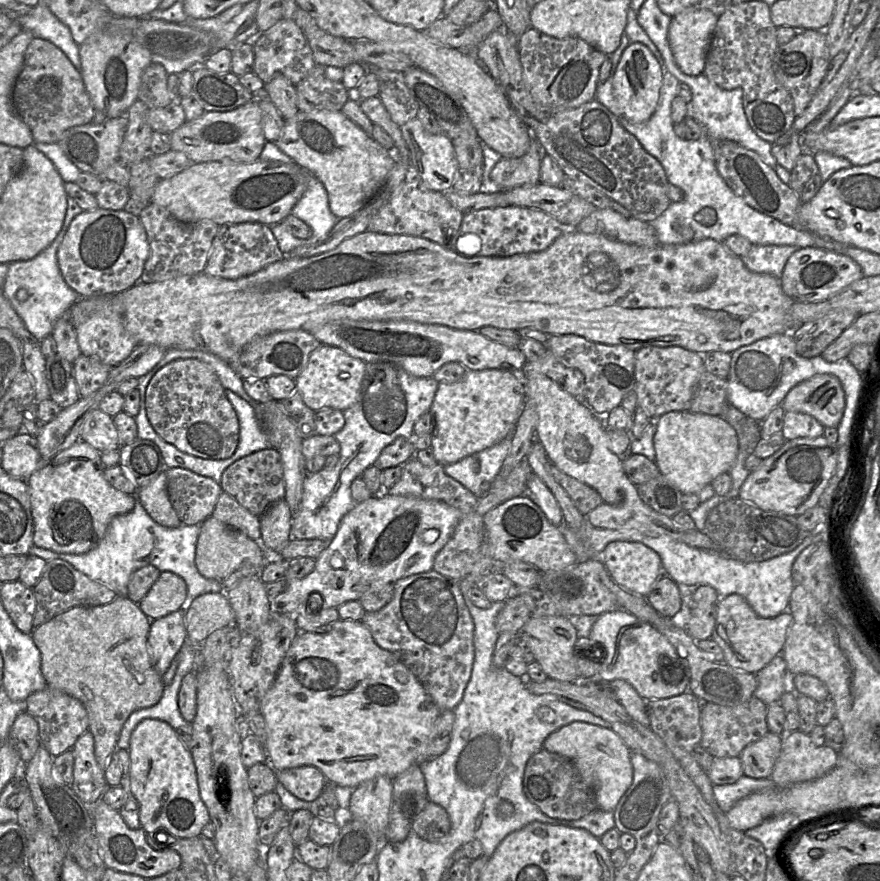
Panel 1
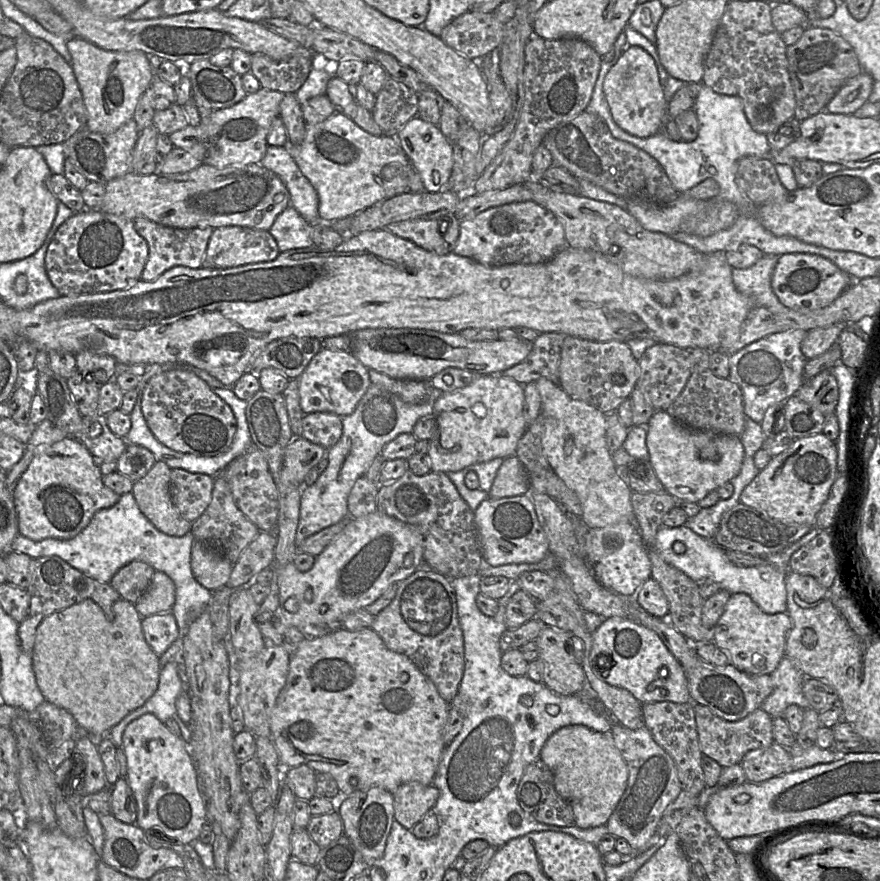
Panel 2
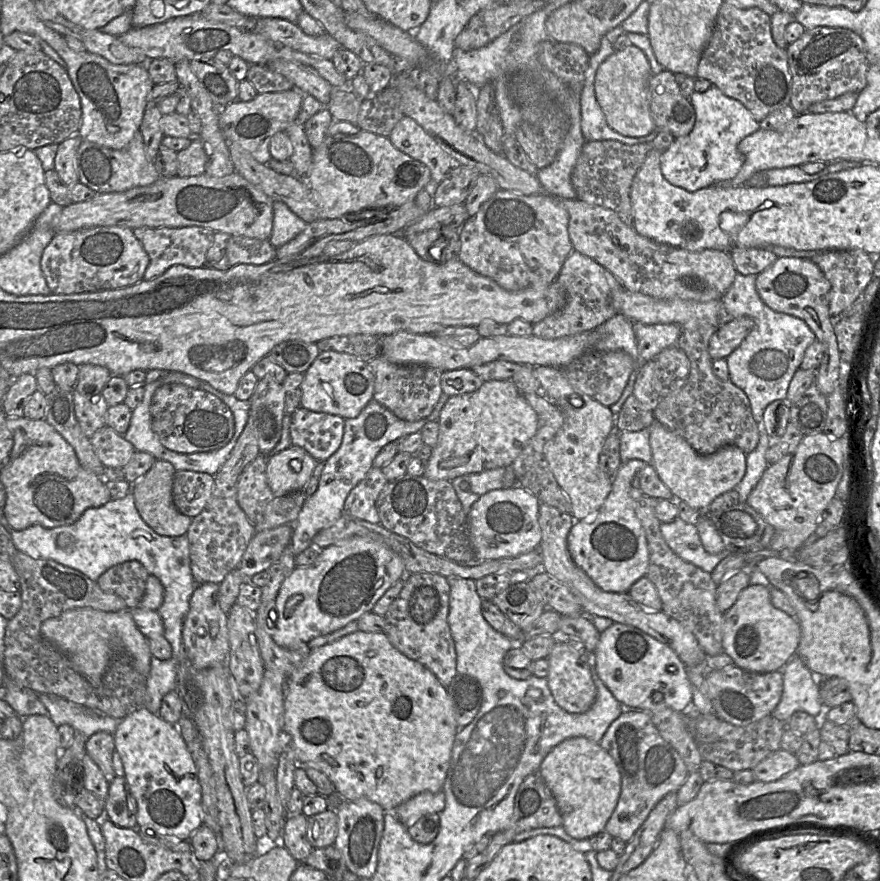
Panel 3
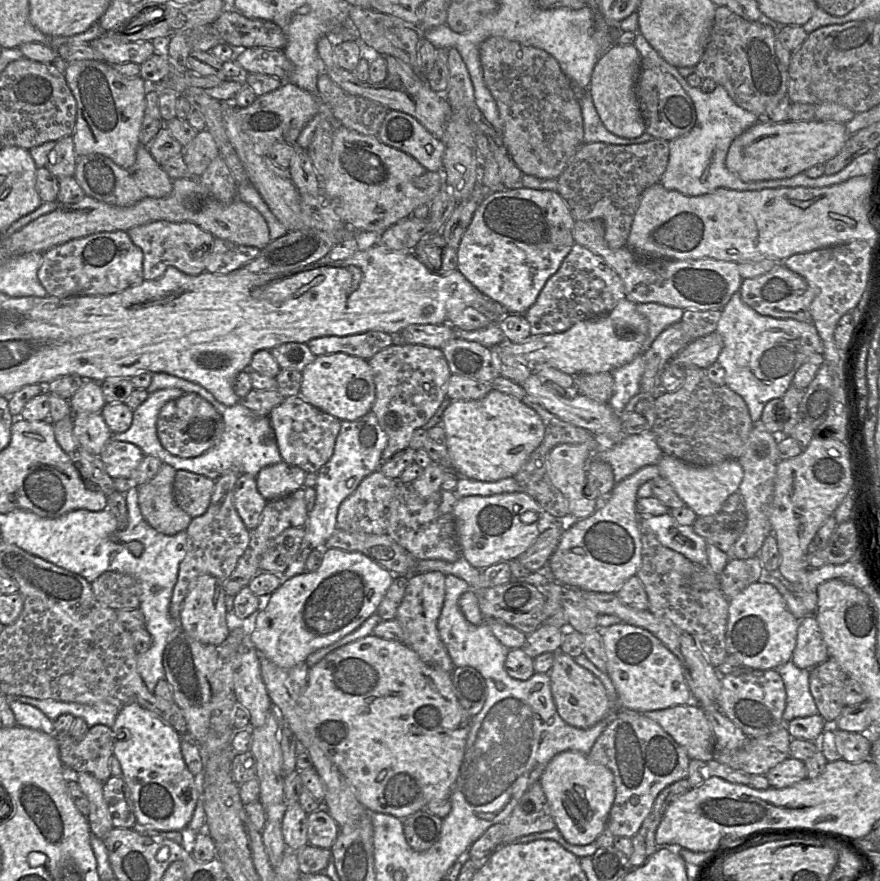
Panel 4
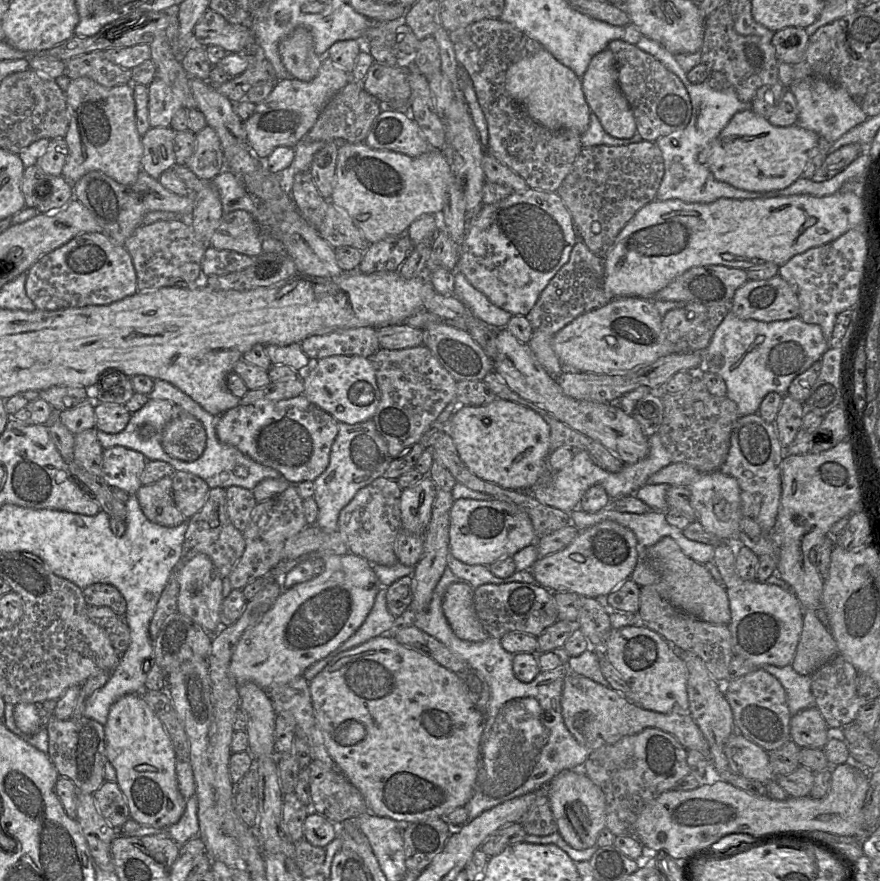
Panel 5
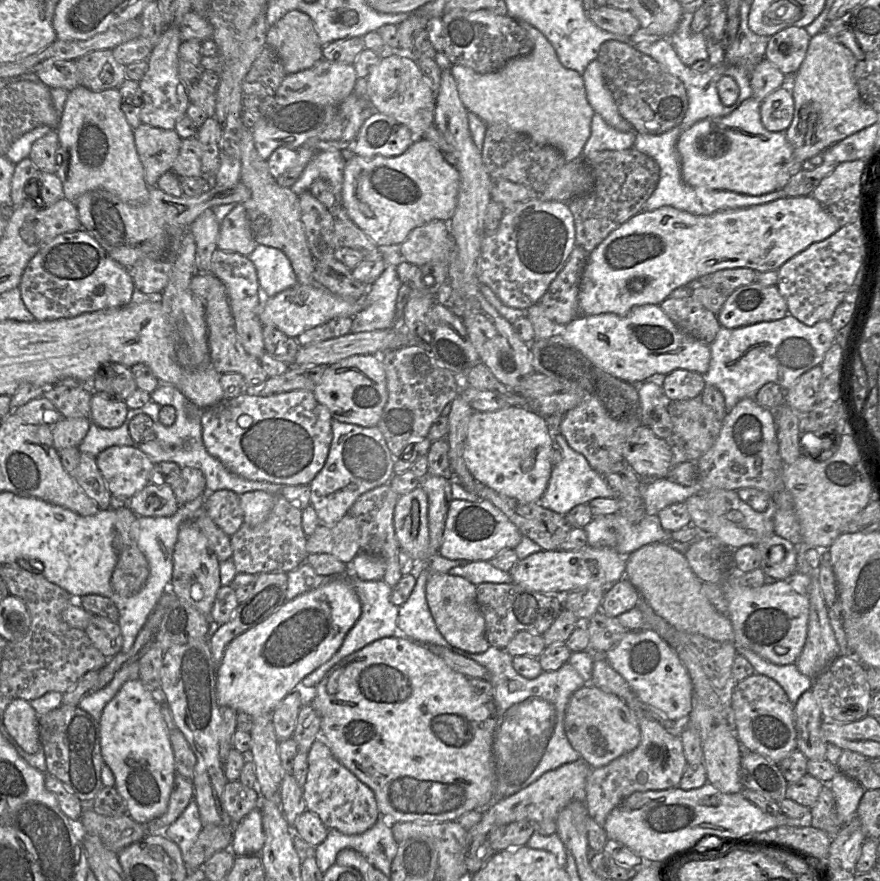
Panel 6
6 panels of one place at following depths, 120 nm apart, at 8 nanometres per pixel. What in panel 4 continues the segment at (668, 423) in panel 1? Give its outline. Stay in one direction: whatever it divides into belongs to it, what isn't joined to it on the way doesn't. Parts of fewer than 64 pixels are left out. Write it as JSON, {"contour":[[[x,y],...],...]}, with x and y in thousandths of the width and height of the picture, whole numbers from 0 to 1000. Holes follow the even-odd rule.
{"contour":[[[755,515],[747,529],[750,540],[764,549],[778,573],[786,578],[792,586],[807,586],[819,581],[822,571],[830,562],[839,557],[844,544],[844,532],[836,521],[794,530]]]}

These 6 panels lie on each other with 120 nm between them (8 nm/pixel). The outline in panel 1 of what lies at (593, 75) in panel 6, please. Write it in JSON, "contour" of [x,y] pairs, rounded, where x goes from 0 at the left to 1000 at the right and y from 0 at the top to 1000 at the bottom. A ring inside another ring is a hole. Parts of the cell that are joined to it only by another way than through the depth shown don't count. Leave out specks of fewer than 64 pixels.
{"contour":[[[717,49],[707,60],[697,84],[697,108],[700,111],[708,133],[719,141],[734,138],[743,129],[753,95],[752,77],[739,58],[730,49]]]}

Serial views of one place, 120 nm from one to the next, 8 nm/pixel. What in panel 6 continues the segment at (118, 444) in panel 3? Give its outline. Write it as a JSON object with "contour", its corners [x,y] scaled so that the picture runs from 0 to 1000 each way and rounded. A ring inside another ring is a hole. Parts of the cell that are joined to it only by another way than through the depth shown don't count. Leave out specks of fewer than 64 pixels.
{"contour":[[[126,506],[109,518],[110,529],[125,561],[148,568],[170,548],[176,526],[156,509]]]}

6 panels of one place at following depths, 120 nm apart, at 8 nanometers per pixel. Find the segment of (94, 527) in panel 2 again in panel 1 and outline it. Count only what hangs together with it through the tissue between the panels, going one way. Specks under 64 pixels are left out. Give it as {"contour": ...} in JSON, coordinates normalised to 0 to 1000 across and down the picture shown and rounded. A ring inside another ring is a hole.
{"contour":[[[155,558],[152,563],[151,579],[128,588],[115,615],[101,627],[95,629],[64,628],[38,619],[33,630],[48,633],[52,638],[61,635],[73,636],[103,658],[124,666],[134,677],[140,678],[144,678],[145,661],[150,650],[168,641],[175,642],[182,649],[195,649],[208,656],[213,664],[211,688],[226,675],[255,673],[252,659],[231,655],[222,641],[223,617],[228,596],[207,595],[201,599],[185,598],[168,585]]]}

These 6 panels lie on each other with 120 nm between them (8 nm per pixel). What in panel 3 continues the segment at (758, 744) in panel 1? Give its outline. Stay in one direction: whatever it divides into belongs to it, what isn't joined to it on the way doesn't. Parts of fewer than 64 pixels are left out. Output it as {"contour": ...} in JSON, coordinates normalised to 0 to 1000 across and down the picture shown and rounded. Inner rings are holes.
{"contour":[[[886,849],[863,865],[855,875],[859,886],[878,888],[908,869],[909,865],[903,856]]]}

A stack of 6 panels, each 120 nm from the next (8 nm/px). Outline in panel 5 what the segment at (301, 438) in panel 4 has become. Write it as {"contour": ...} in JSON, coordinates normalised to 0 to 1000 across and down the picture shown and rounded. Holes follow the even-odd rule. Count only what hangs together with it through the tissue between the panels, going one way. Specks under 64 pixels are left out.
{"contour":[[[344,447],[317,455],[272,459],[245,472],[250,502],[268,507],[289,523],[316,535],[331,551],[357,546],[374,527],[383,478]]]}

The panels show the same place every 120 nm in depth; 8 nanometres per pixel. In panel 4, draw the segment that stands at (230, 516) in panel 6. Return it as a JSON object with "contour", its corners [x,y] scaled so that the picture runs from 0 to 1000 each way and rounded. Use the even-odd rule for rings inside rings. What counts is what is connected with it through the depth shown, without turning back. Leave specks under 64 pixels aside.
{"contour":[[[273,538],[266,553],[266,573],[278,597],[285,603],[292,598],[303,571],[294,560],[291,541]]]}

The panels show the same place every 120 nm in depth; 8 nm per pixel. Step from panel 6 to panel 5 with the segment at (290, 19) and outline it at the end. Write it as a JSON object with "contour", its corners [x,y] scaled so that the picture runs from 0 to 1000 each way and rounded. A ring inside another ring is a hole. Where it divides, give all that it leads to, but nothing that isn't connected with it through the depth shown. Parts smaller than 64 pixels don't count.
{"contour":[[[338,31],[317,50],[320,72],[328,85],[342,92],[353,92],[361,84],[366,65],[359,61],[353,36]]]}

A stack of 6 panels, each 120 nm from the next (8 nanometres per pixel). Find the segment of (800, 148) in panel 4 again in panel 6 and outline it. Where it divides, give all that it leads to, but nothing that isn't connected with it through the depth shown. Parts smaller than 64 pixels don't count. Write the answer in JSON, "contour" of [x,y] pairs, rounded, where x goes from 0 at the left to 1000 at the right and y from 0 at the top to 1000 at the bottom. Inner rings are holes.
{"contour":[[[856,110],[845,114],[832,128],[825,132],[816,134],[803,134],[790,140],[786,144],[777,149],[772,156],[769,161],[769,170],[774,179],[775,202],[778,208],[788,212],[801,212],[809,216],[832,217],[840,220],[856,222],[868,221],[882,216],[890,215],[891,211],[895,208],[897,203],[911,192],[911,186],[903,186],[903,182],[901,179],[901,169],[893,157],[892,150],[876,150],[868,144],[864,132],[864,116],[861,116]]]}

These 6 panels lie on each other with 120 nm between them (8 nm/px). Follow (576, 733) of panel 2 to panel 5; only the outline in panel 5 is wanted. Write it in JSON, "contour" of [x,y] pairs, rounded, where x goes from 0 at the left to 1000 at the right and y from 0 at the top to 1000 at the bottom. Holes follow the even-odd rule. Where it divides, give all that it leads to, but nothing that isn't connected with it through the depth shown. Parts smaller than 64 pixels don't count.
{"contour":[[[640,874],[619,893],[634,946],[655,965],[675,960],[681,946],[689,940],[689,907],[684,896],[660,874]]]}

